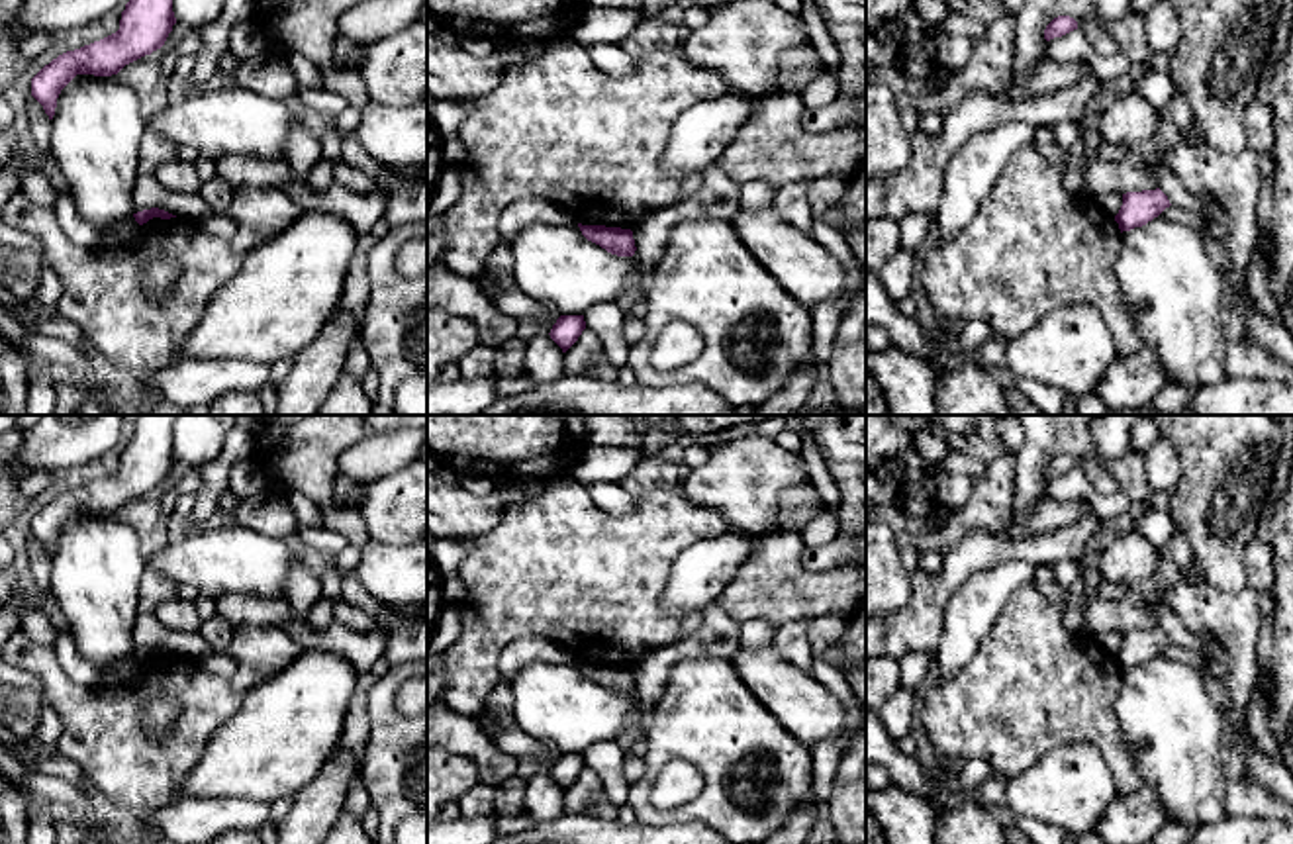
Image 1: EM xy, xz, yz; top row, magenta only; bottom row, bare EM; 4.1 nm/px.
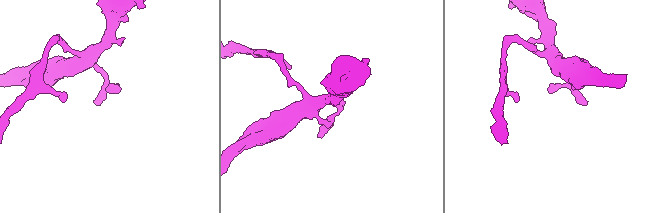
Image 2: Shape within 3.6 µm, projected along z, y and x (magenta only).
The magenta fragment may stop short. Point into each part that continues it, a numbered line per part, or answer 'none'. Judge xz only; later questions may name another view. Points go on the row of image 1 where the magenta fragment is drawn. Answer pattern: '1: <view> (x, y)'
none

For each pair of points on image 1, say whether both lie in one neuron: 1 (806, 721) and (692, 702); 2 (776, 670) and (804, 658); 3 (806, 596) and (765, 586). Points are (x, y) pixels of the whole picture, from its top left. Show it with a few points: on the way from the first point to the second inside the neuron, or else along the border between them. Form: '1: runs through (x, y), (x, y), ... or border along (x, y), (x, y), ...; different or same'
1: border along (743, 682), (808, 747); different
2: border along (772, 645), (810, 676); different
3: runs through (796, 594), (774, 586); same

